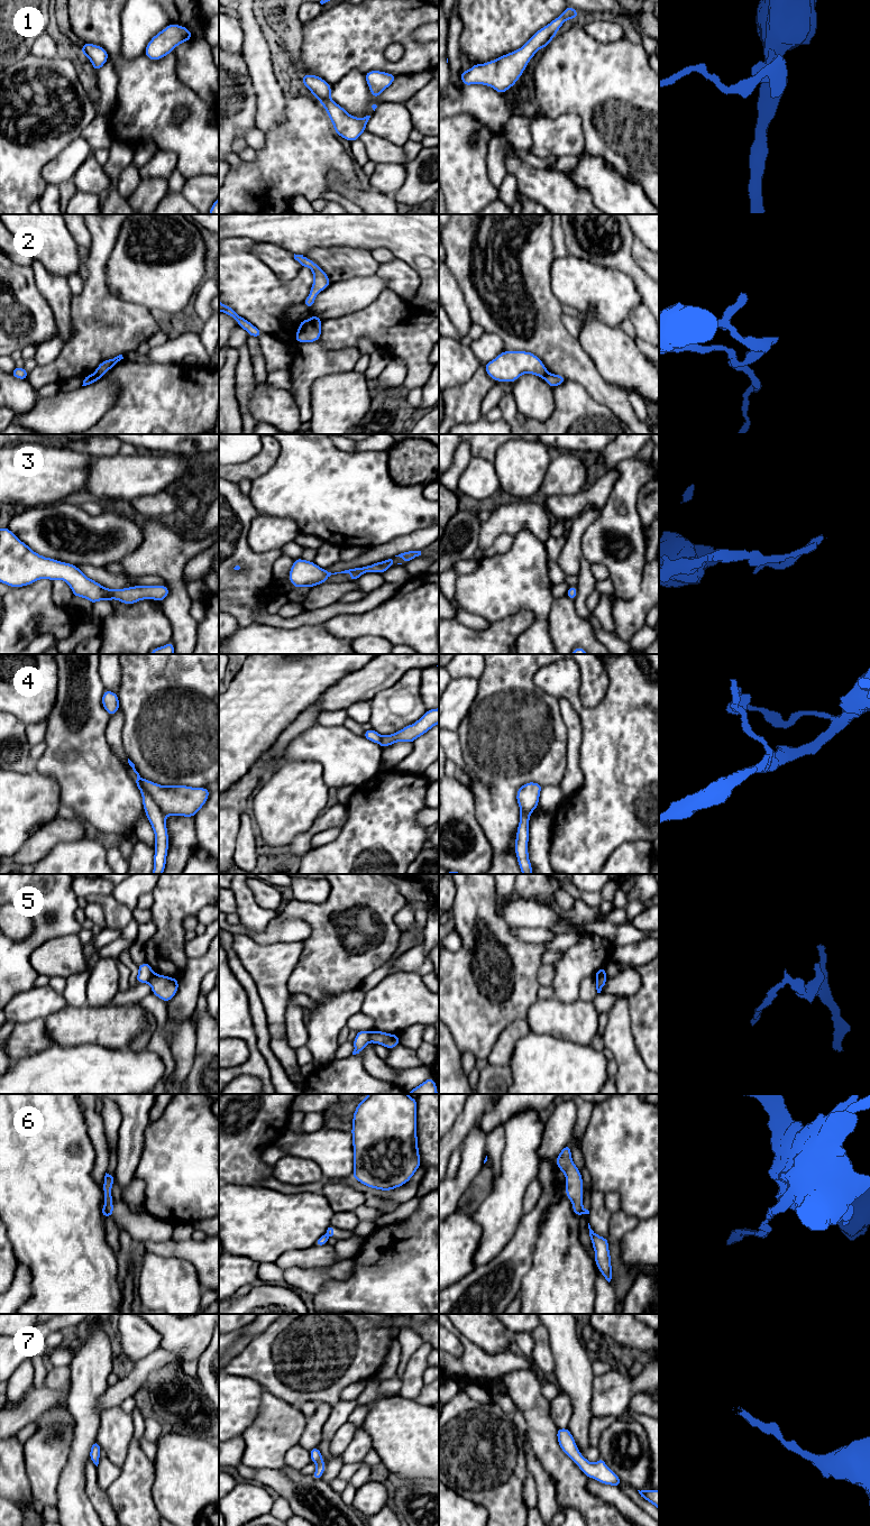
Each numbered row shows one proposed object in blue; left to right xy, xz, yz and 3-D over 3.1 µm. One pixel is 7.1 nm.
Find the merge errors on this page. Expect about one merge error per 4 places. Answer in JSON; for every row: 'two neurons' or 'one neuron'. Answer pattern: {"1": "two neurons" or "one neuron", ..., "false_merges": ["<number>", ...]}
{"1": "one neuron", "2": "two neurons", "3": "one neuron", "4": "two neurons", "5": "two neurons", "6": "two neurons", "7": "one neuron", "false_merges": ["2", "4", "5", "6"]}

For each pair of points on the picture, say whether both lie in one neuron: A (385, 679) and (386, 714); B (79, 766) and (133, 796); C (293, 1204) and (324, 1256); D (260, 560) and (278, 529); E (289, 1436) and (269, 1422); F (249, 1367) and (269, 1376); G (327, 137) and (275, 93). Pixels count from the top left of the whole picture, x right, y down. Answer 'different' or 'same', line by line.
A: different
B: same
C: different
D: different
E: same
F: same
G: different

